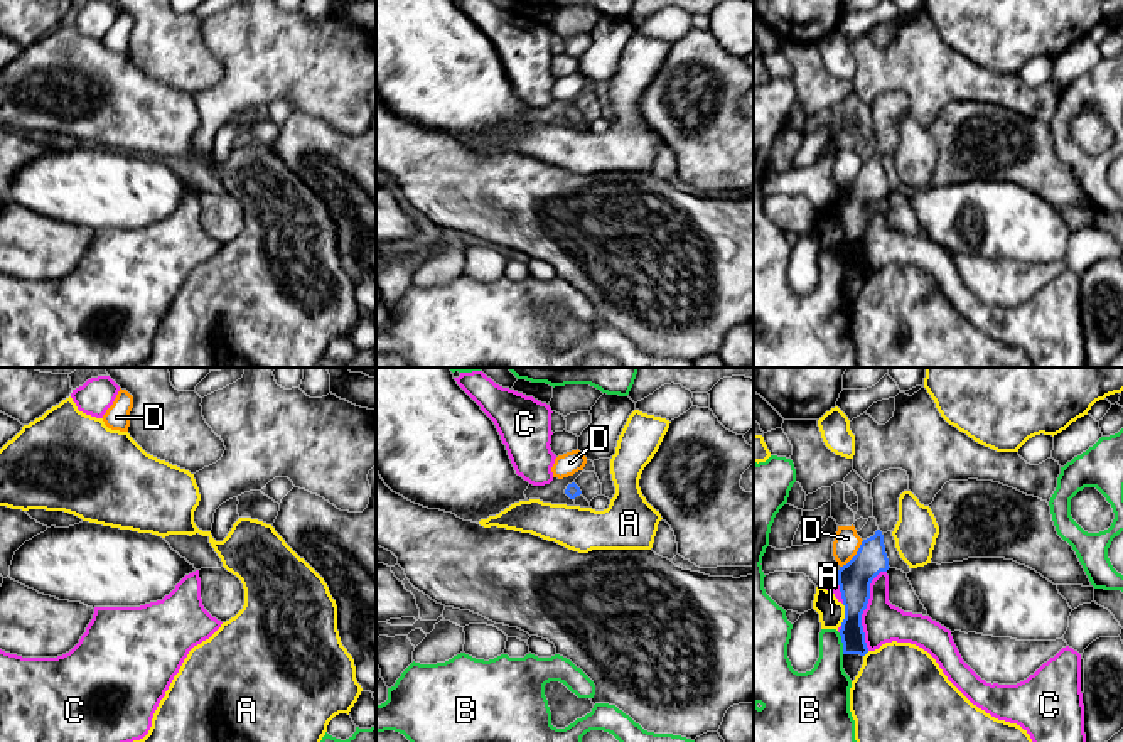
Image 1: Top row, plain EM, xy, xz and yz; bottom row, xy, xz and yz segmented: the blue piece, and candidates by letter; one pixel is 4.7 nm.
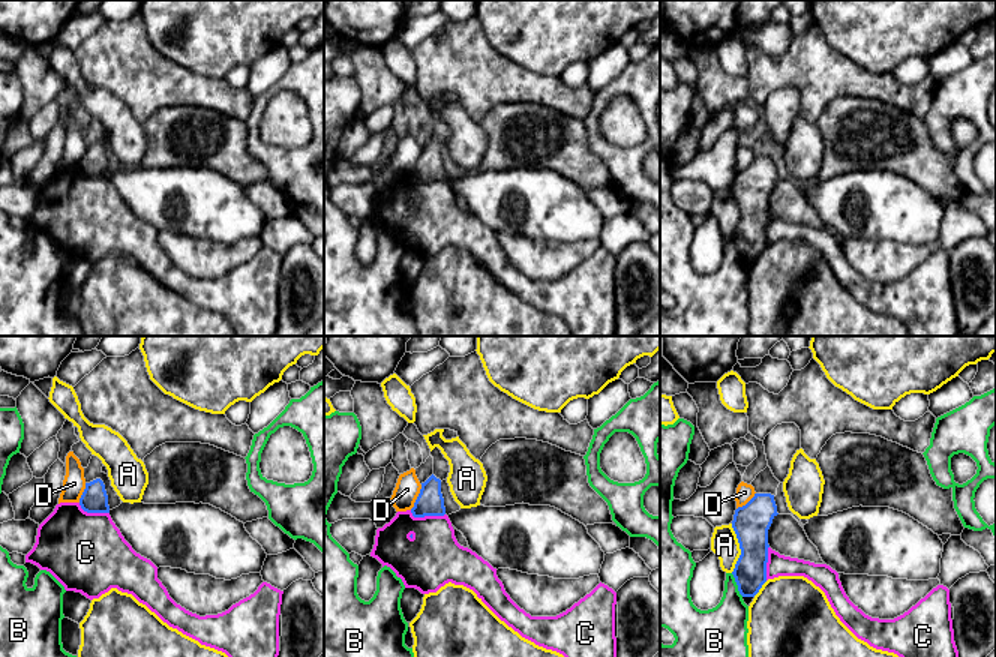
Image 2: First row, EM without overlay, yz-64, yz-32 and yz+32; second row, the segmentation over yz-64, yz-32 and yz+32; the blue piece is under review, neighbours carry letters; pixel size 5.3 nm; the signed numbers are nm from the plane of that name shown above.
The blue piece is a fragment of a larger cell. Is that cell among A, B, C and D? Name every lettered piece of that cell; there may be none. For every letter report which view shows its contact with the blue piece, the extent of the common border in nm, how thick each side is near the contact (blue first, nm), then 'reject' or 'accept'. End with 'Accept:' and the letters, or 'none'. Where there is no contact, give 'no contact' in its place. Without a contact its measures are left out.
A: contact in yz; length 110 nm; calibres 160 and 130 nm; reject
B: contact in yz; length 110 nm; calibres 140 and 240 nm; reject
C: contact in yz; length 400 nm; calibres 160 and 190 nm; reject
D: contact in yz; length 180 nm; calibres 160 and 120 nm; reject
Accept: none

